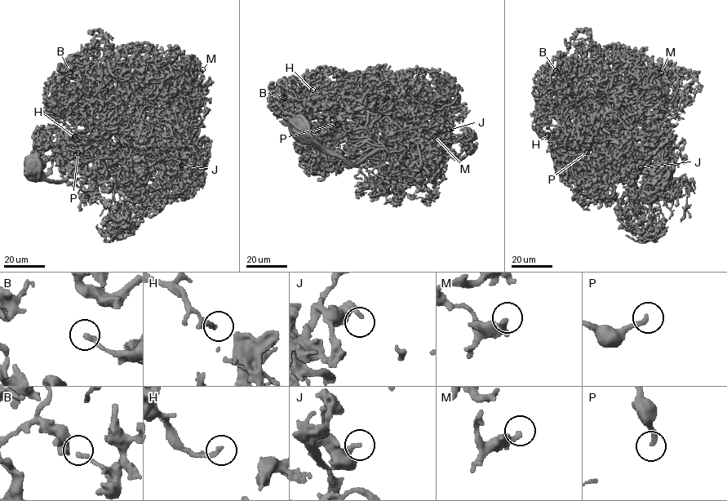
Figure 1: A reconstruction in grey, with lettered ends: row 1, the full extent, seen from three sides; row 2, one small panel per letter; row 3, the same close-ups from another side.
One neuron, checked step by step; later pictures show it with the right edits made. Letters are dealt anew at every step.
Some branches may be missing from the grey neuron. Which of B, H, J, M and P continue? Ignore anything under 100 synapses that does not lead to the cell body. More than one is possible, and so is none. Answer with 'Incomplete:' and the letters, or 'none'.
Incomplete: P

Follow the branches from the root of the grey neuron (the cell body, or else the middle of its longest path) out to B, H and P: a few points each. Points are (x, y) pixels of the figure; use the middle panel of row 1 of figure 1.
B: (302, 130), (353, 164), (374, 153), (382, 135), (371, 120), (330, 104), (311, 108), (284, 98)
H: (302, 130), (320, 148), (312, 145), (350, 129), (347, 104), (327, 91), (339, 88), (308, 82), (312, 90)
P: (302, 130), (320, 148), (312, 145), (344, 138), (350, 129), (333, 106), (337, 124)

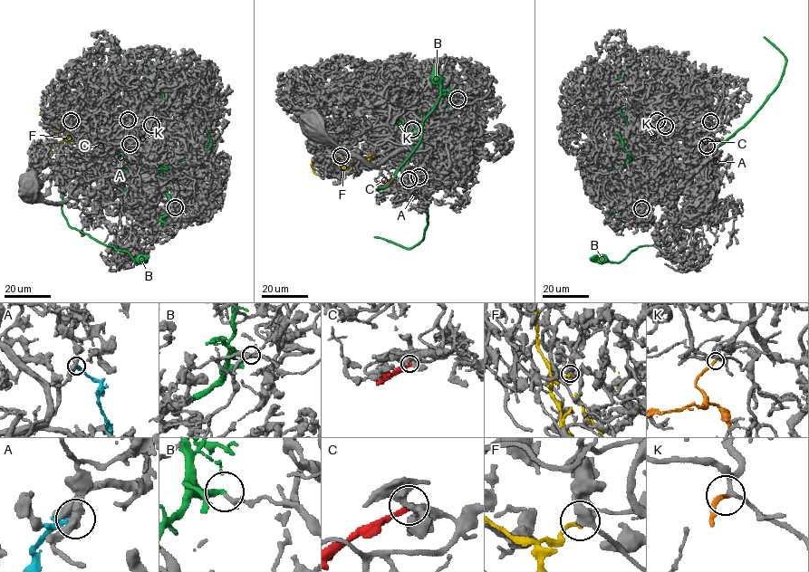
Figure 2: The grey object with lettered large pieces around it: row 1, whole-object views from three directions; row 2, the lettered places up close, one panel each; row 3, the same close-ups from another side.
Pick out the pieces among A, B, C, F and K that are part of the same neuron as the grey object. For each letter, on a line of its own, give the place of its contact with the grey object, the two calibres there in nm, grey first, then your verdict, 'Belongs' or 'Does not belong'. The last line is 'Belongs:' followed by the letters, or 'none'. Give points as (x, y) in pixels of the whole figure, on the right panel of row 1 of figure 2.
A: Touches grey at (707, 146). Thickness 420 nm (grey) against 240 nm. Does not belong
B: Touches grey at (641, 208). Thickness 140 nm (grey) against 320 nm. Does not belong
C: Touches grey at (710, 121). Thickness 440 nm (grey) against 260 nm. Does not belong
F: Touches grey at (657, 120). Thickness 190 nm (grey) against 190 nm. Does not belong
K: Touches grey at (665, 126). Thickness 180 nm (grey) against 200 nm. Belongs
Belongs: K

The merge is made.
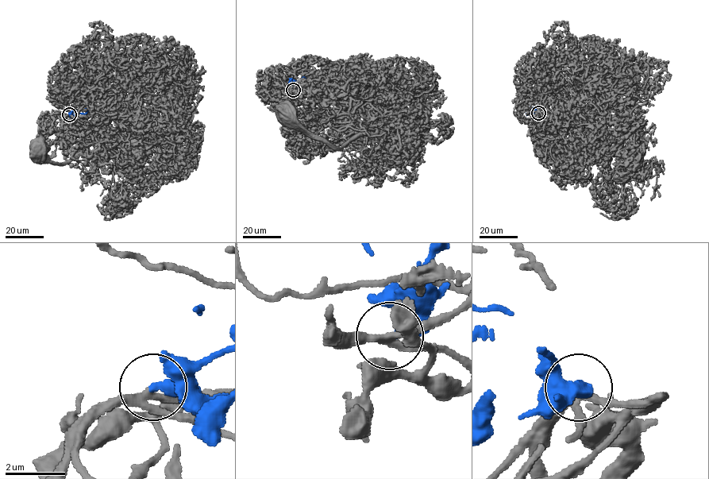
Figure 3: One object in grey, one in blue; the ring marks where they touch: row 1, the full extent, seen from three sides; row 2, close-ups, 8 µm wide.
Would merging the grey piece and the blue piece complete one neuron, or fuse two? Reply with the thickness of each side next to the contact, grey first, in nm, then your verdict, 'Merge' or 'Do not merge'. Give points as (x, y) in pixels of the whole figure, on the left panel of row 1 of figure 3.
Thickness 200 nm (grey) against 400 nm. Merge

